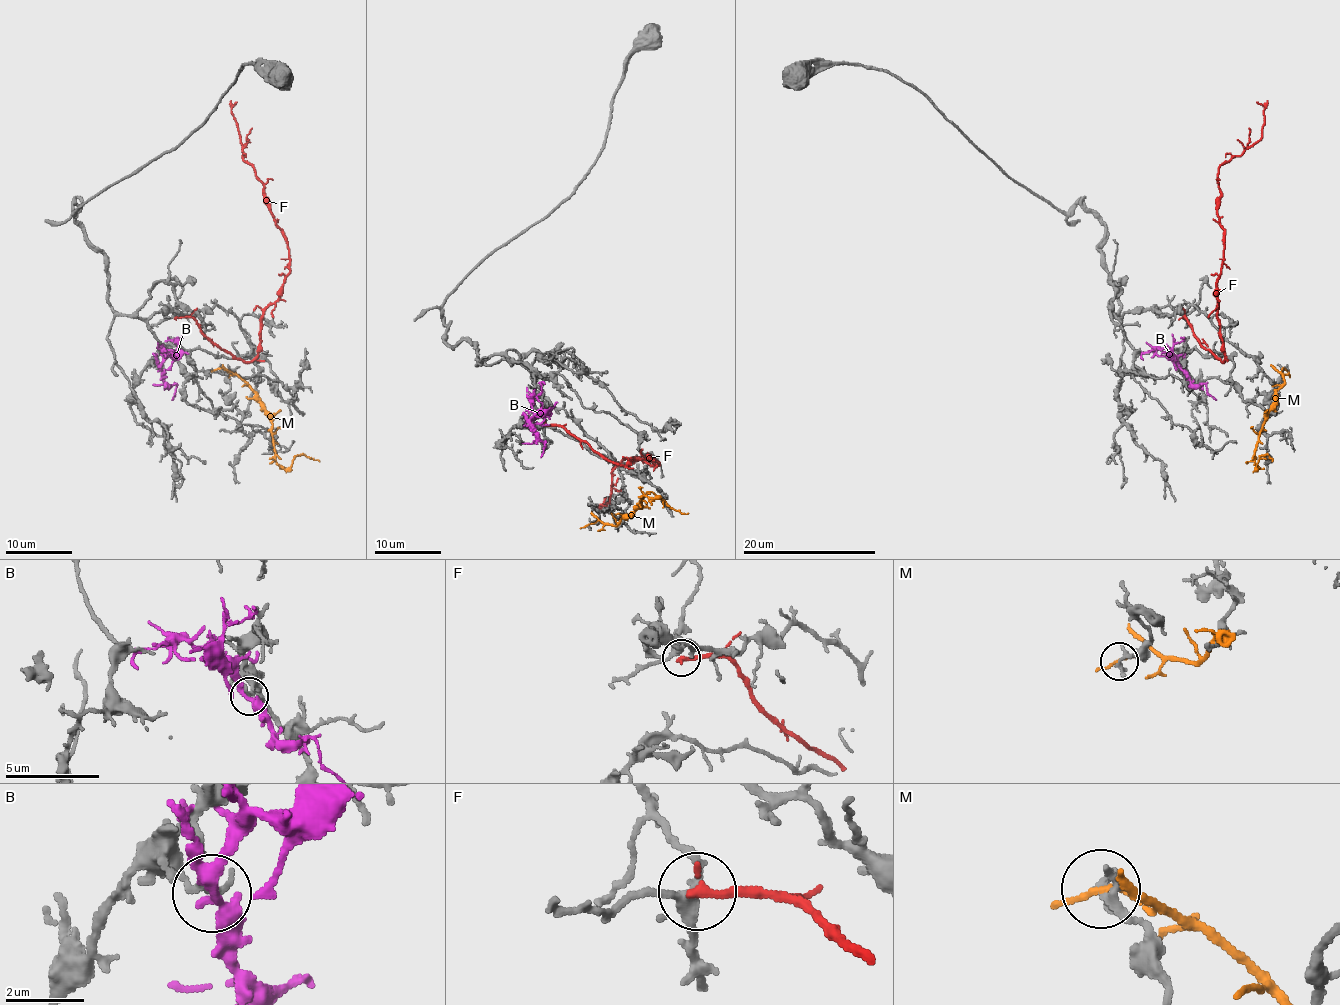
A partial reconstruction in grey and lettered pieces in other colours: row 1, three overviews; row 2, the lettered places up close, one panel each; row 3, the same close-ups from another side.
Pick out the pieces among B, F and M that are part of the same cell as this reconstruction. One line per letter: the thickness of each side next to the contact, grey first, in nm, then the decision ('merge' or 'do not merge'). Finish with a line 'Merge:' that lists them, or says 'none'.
B: 200/320 nm | do not merge
F: 280/280 nm | do not merge
M: 220/100 nm | do not merge
Merge: none

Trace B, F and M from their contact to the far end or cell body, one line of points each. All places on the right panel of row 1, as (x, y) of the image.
B: (1182, 369), (1169, 351), (1152, 349), (1142, 354), (1142, 359)
F: (1184, 317), (1224, 361), (1217, 172), (1261, 137), (1264, 107), (1256, 102)
M: (1284, 367), (1279, 371), (1284, 384), (1262, 423), (1254, 463), (1259, 468), (1257, 461), (1266, 454), (1272, 461)

